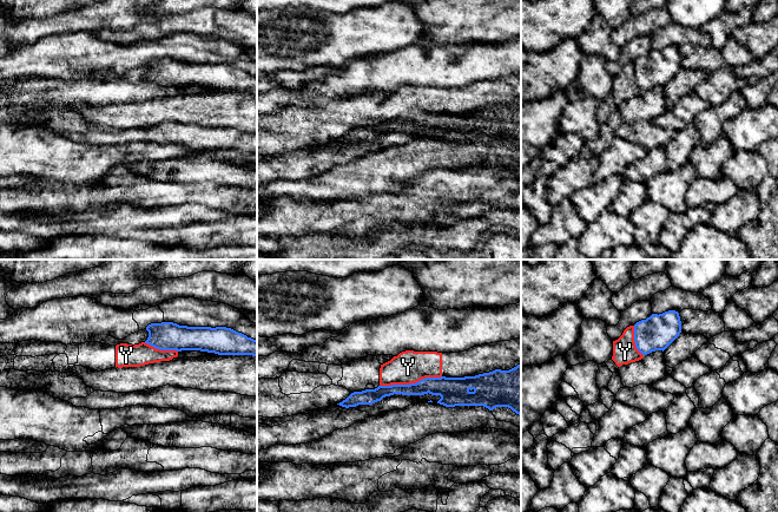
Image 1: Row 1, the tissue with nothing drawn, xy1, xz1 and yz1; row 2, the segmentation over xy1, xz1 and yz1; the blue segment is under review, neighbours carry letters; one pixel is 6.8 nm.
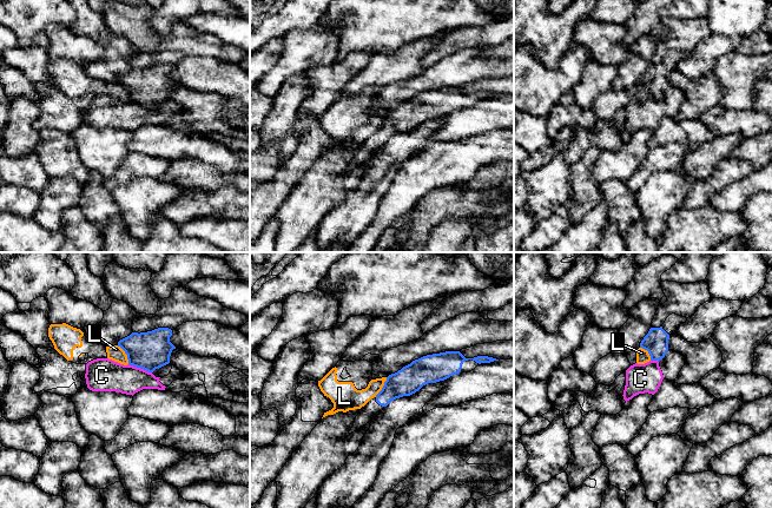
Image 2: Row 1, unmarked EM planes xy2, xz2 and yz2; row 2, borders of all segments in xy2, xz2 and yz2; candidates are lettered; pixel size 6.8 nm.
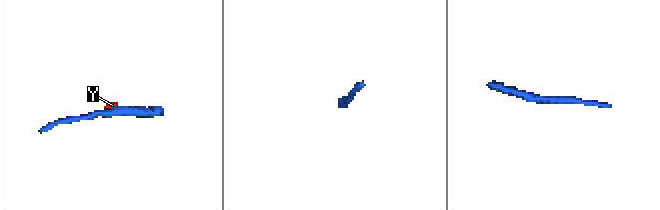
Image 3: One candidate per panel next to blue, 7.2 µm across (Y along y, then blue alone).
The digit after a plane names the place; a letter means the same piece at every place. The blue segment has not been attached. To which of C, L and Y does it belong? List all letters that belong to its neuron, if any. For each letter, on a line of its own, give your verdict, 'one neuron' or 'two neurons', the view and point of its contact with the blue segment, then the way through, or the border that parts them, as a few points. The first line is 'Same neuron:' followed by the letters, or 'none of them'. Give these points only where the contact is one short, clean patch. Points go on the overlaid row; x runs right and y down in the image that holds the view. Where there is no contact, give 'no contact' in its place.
Same neuron: none of them
C: two neurons; meets blue in xy2 at (140, 368); border along xy2 (129, 363), (151, 373)
L: two neurons; meets blue in xy2 at (125, 353); border along xy2 (117, 345), (124, 351), (129, 363)
Y: two neurons; meets blue in xz1 at (410, 384); border along xz1 (441, 375), (423, 378), (409, 384), (380, 386)

